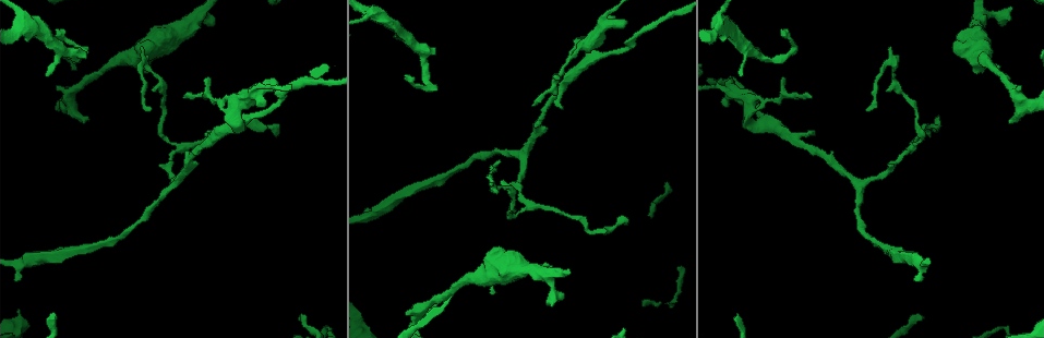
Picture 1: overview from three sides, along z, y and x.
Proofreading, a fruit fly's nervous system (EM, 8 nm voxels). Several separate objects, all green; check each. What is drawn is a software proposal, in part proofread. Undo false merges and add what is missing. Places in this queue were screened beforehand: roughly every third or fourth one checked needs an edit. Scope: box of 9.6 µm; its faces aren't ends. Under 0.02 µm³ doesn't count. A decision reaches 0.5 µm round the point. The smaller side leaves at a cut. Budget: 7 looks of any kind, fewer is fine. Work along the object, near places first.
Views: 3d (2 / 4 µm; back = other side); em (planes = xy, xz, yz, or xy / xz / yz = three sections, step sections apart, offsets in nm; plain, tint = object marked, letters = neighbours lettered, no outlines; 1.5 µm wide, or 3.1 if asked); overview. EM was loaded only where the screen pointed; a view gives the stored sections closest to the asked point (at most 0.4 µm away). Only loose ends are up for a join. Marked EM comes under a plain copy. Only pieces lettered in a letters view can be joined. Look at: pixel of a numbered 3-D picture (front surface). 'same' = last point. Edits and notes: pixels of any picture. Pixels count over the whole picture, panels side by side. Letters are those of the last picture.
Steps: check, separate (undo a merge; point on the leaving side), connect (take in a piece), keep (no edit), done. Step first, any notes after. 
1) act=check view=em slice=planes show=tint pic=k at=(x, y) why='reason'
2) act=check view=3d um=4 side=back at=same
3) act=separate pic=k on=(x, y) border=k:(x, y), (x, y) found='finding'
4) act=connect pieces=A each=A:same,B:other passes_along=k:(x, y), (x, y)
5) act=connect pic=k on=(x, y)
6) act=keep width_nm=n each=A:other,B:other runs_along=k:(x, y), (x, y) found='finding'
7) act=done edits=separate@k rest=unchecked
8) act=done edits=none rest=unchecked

act=check view=3d um=4 pic=1 at=(494, 293) why='free end'

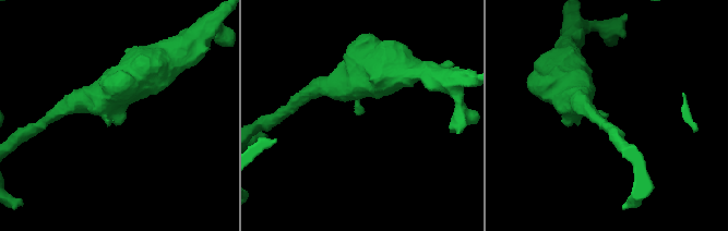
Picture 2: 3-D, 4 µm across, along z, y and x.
act=check view=em slice=yz step=8 show=letters pic=2 at=(606, 114)

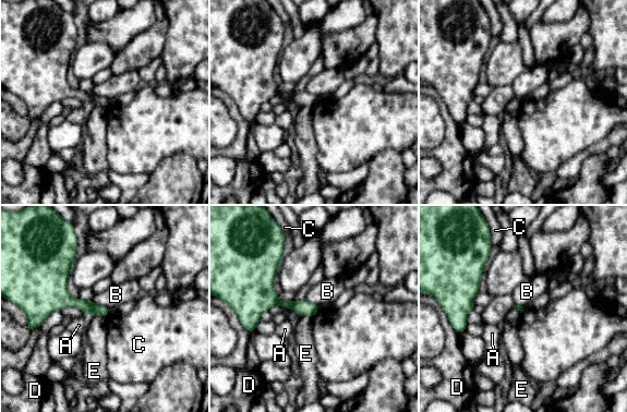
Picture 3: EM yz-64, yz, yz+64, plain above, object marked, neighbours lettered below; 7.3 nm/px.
act=keep each=A:other,B:other,C:other,D:other,E:other border=3:(321, 307), (312, 317) found='none of them fits'

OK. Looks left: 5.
act=check view=em slice=planes show=letters pic=1 at=(496, 190) why='abrupt turn'

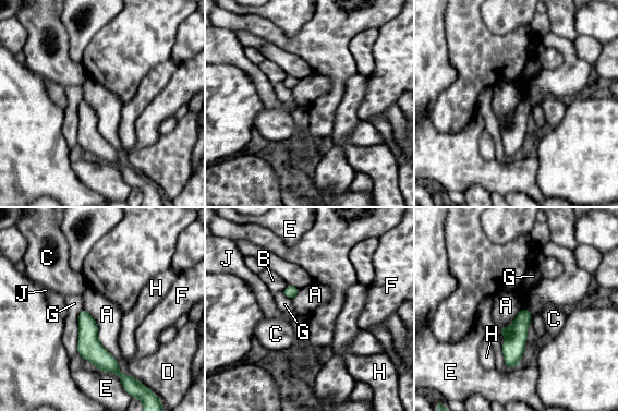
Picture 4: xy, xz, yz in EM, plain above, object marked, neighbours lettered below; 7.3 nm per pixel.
act=keep width_nm=160 longest_contact=A:480nm each=A:other,B:other,C:other,D:other,E:other,F:other,G:other,H:other,J:other found='continuous, no second neuron'

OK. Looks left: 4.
act=check view=3d um=2 pic=1 at=(608, 22) why='a fork'

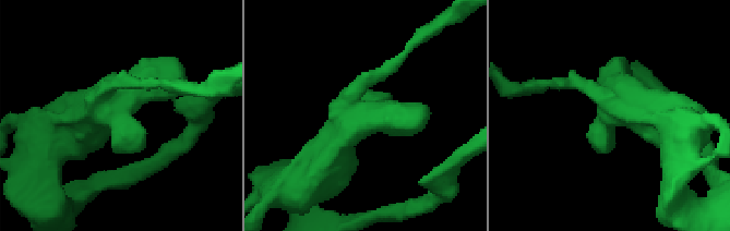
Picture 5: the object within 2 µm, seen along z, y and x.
act=check view=em slice=planes show=letters pic=5 at=(116, 95) why='need the tissue'

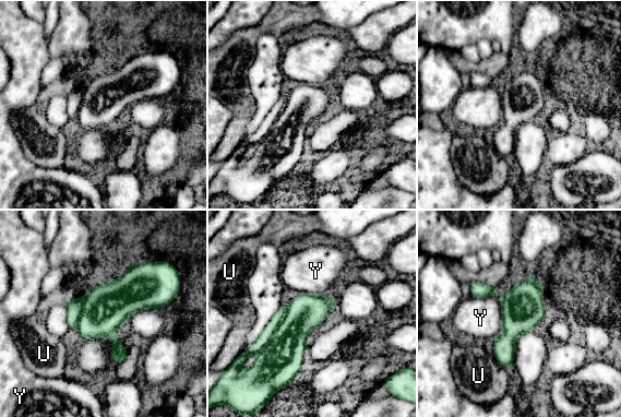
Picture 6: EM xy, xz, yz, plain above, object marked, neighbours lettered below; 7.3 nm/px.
act=keep each=U:other,Y:other border=6:(470, 295), (500, 297), (497, 336) found='all the same neuron'

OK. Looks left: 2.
act=done edits=none rest=unchecked

